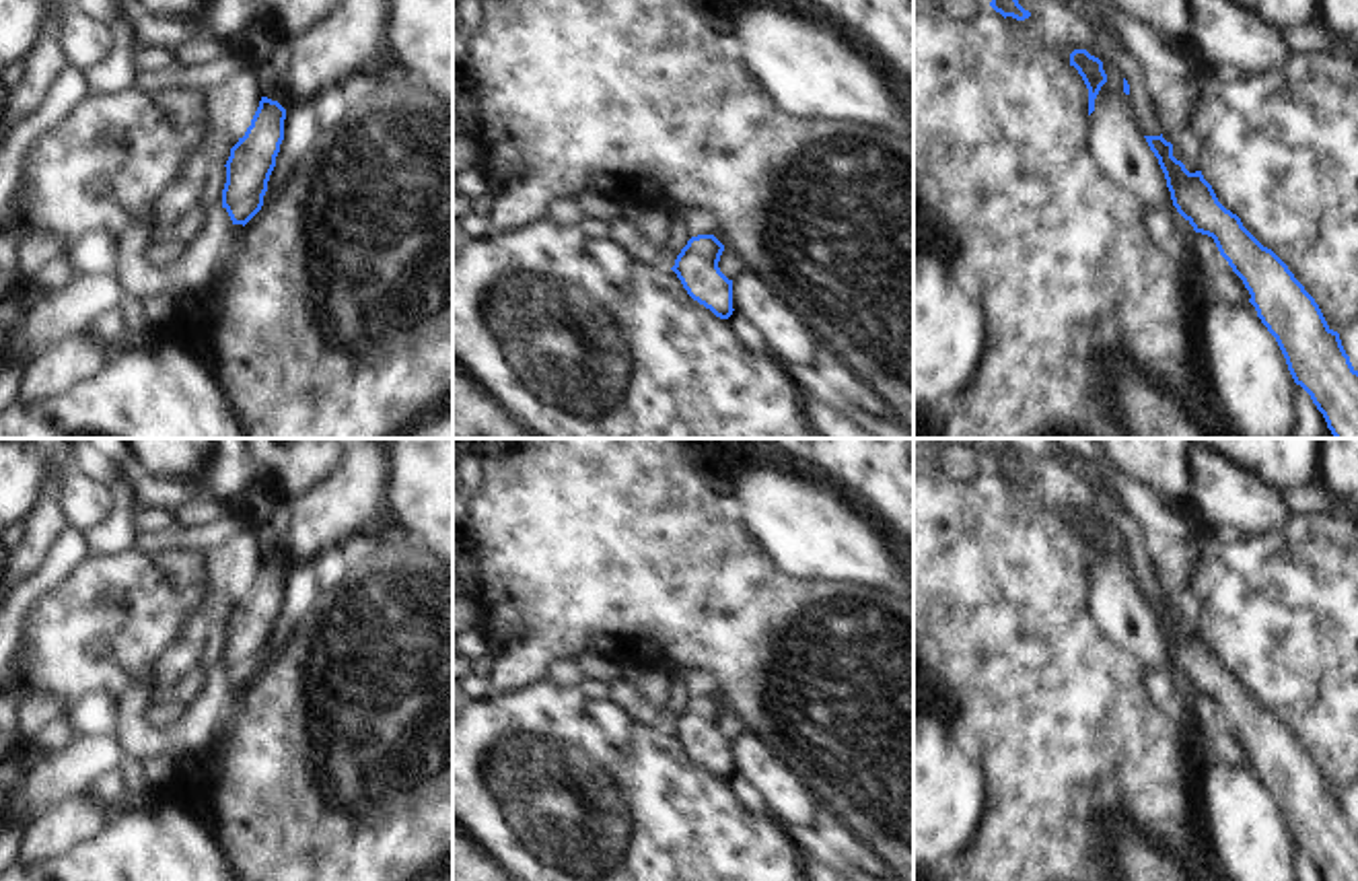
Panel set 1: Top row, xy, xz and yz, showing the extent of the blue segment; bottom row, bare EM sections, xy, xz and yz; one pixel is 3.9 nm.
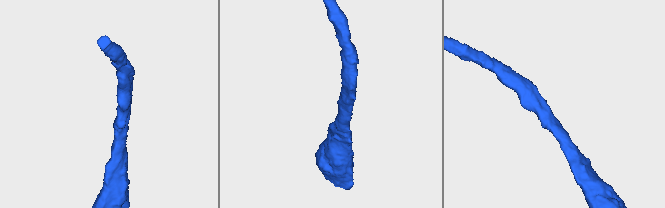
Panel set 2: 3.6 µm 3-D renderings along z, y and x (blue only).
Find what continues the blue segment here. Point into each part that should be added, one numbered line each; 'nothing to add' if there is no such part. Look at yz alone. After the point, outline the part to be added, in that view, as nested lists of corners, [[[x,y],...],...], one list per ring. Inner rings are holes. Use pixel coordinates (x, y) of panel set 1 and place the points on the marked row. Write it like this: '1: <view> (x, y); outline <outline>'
nothing to add

